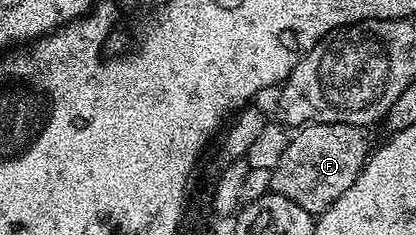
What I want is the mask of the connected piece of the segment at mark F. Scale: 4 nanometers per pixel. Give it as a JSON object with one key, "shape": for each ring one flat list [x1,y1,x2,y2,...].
{"shape":[[309,123,305,127,298,128,292,134,295,136,284,145,279,160,271,167,271,191,280,194,281,197,287,197,314,217,322,215,363,172,363,166,369,158,367,134,369,134,368,128,344,123]]}

